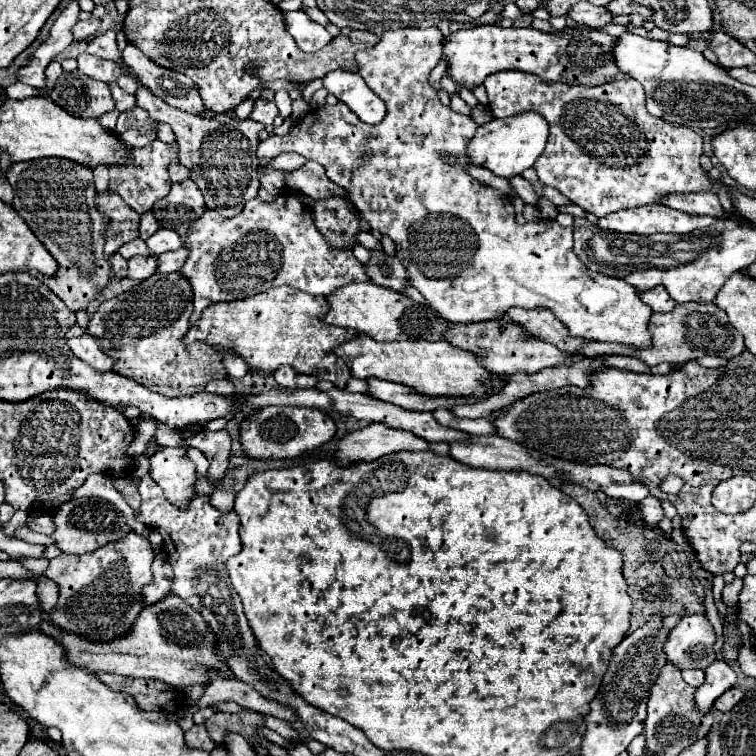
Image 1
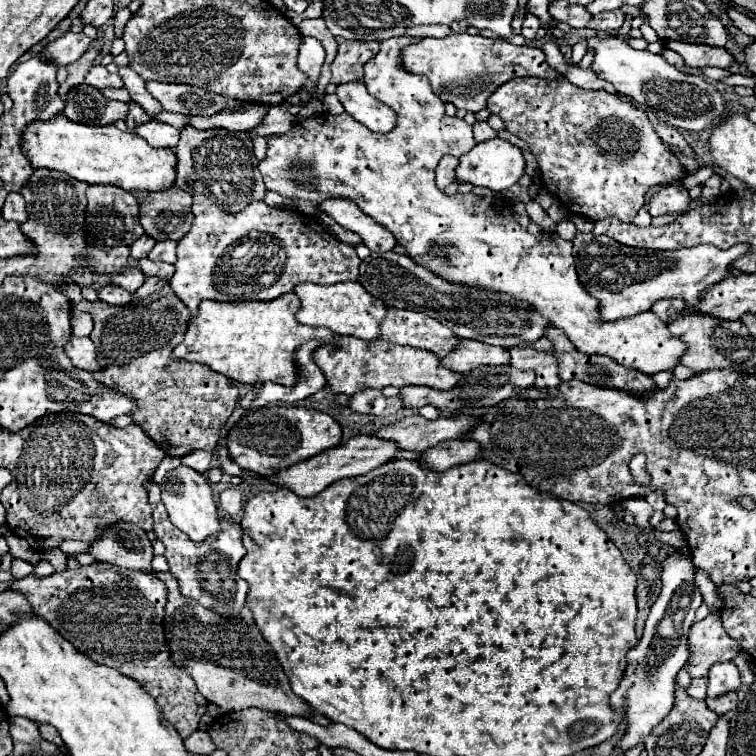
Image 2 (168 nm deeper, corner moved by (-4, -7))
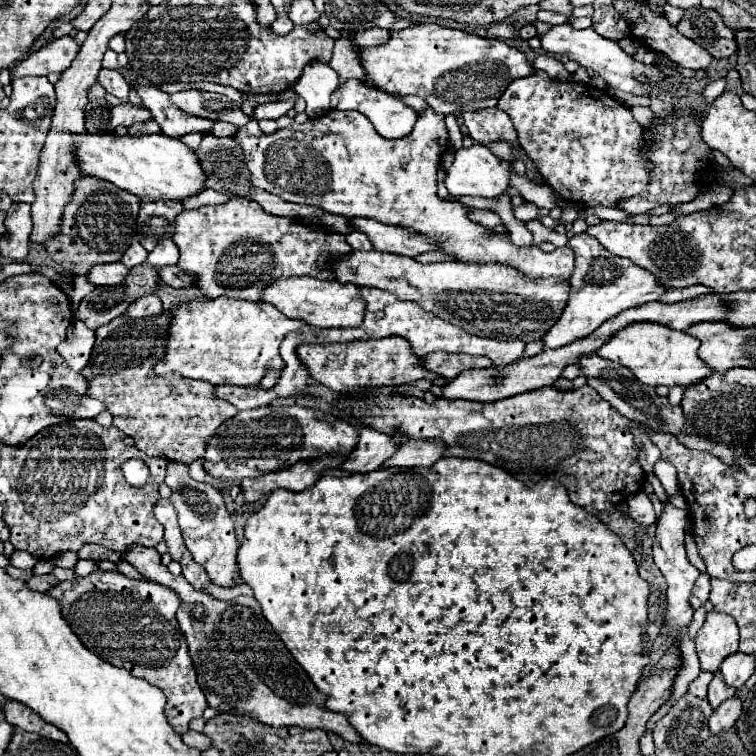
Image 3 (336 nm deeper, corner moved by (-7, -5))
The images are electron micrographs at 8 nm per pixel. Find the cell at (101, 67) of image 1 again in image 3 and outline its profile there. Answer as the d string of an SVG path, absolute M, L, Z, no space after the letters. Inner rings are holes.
M101 68L97 82L99 82L109 94L113 94L113 96L117 96L117 98L121 98L121 100L127 100L127 98L129 98L129 90L131 90L131 88L129 88L129 84L123 80L121 72Z

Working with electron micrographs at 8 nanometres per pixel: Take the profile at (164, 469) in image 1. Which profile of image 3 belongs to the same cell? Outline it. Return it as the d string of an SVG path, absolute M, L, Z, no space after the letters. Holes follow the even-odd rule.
M169 462L169 466L167 466L165 484L173 490L173 506L175 506L175 512L179 516L179 526L181 526L185 544L187 544L189 552L193 554L193 558L199 564L205 566L205 570L207 570L213 584L217 584L217 586L235 586L233 576L239 574L239 570L235 566L235 556L237 556L239 542L235 538L233 522L227 514L221 492L215 490L207 482L193 480L189 476L189 466L187 464L175 464L175 462ZM175 492L187 492L187 504L175 504L175 500L177 500Z

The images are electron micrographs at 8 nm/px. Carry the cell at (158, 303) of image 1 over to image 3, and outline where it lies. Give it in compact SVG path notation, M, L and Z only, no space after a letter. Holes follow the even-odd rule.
M163 310L159 316L153 316L151 320L127 320L125 314L111 320L109 324L101 326L95 332L97 338L95 338L95 348L91 352L91 362L81 374L87 378L89 384L87 394L107 404L107 410L113 414L113 426L131 436L141 452L145 452L147 456L163 456L167 460L191 464L193 460L203 456L203 452L207 450L207 440L215 434L215 430L225 420L235 416L239 410L233 404L225 404L225 400L219 400L211 392L213 384L191 380L179 376L177 372L167 376L155 374L153 368L163 358L167 346L169 324L171 324L171 310Z

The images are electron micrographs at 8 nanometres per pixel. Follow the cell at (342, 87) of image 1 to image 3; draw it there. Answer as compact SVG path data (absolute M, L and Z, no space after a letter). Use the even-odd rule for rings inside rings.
M347 80L339 88L339 94L335 98L333 108L337 108L337 110L357 110L357 112L365 114L373 122L375 130L385 138L403 138L403 136L407 136L411 132L415 120L417 120L417 112L413 108L405 106L403 102L399 102L391 94L387 94L385 90L373 88L373 86L369 86L361 80Z

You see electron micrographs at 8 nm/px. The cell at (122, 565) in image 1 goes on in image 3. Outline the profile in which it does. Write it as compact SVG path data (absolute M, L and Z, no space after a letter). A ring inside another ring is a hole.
M95 570L89 576L59 582L47 594L61 604L63 618L91 652L163 690L167 698L165 714L177 734L187 732L189 722L203 716L207 700L197 684L185 636L175 620L181 600L173 590L151 580L127 578L121 572Z

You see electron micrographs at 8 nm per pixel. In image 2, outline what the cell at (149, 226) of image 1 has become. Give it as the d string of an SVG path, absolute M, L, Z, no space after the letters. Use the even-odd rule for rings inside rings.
M140 236L140 238L132 244L132 248L130 248L130 256L132 256L134 260L146 258L146 256L150 254L150 250L154 248L154 244L156 244L156 242L152 242L148 236Z

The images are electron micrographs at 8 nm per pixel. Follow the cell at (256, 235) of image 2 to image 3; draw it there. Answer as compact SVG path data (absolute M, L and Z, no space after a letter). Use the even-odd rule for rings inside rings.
M233 198L221 206L201 206L195 210L185 210L177 216L175 220L175 234L173 242L177 244L181 258L177 266L195 276L195 288L207 296L207 298L217 298L217 296L227 296L227 298L239 298L239 300L249 300L257 302L261 300L263 290L267 284L275 282L281 276L313 276L319 280L335 280L331 272L331 264L339 258L345 258L353 248L347 244L343 234L329 232L321 226L307 226L301 220L295 218L285 218L285 216L273 216L267 214L255 200L249 198ZM319 258L327 258L331 264L325 268L319 266Z

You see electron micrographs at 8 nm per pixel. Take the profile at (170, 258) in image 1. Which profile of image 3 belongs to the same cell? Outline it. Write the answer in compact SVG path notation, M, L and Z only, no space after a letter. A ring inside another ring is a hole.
M151 292L151 294L147 294L147 296L143 296L143 298L139 298L139 300L135 300L129 308L127 308L127 316L129 318L145 318L145 316L155 316L155 314L161 314L161 300L159 300L159 296L155 294L155 292Z

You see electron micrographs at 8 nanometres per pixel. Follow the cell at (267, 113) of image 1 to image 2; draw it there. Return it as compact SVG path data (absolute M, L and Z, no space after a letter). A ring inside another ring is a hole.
M250 104L244 110L222 110L214 116L190 116L188 118L188 126L196 128L196 130L210 130L210 128L224 128L224 130L232 130L232 132L244 132L244 130L254 130L258 122L262 122L262 118L266 116L268 106L262 104Z

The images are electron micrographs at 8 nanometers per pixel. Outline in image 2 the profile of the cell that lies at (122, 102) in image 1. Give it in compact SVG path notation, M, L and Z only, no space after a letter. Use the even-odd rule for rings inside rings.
M134 102L130 104L130 112L128 112L128 118L126 118L126 126L130 128L130 130L134 130L136 126L140 126L140 124L144 124L144 122L148 122L150 120L150 116L140 108L140 106L136 106Z

